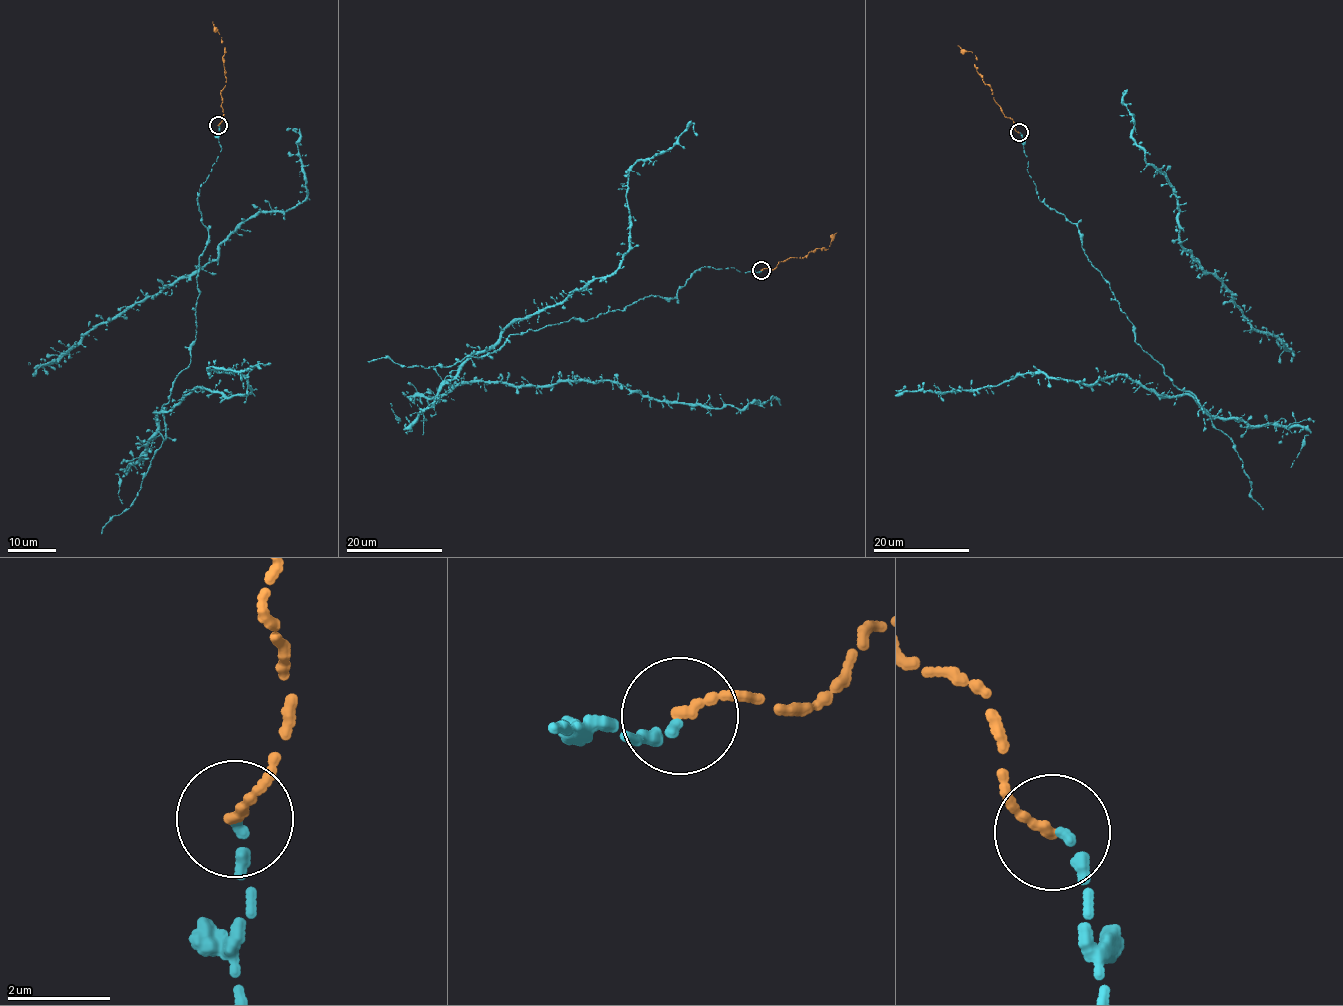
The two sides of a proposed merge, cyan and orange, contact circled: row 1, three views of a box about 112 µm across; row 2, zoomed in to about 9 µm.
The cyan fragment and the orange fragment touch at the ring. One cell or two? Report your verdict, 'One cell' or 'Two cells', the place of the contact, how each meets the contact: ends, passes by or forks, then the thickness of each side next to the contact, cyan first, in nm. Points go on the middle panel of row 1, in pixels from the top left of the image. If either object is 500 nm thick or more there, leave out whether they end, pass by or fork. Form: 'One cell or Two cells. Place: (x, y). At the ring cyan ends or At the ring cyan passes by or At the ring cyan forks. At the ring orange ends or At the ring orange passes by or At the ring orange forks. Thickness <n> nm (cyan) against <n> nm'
One cell. Place: (761, 270). At the ring cyan ends. At the ring orange ends. Thickness 150 nm (cyan) against 190 nm

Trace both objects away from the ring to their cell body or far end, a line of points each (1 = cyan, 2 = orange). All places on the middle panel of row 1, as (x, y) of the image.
1: (761, 271), (704, 266), (674, 298), (502, 336), (611, 275), (629, 249), (628, 173), (692, 123), (697, 136)
2: (761, 270), (773, 270), (780, 261), (803, 258), (818, 248), (826, 249), (837, 232)

